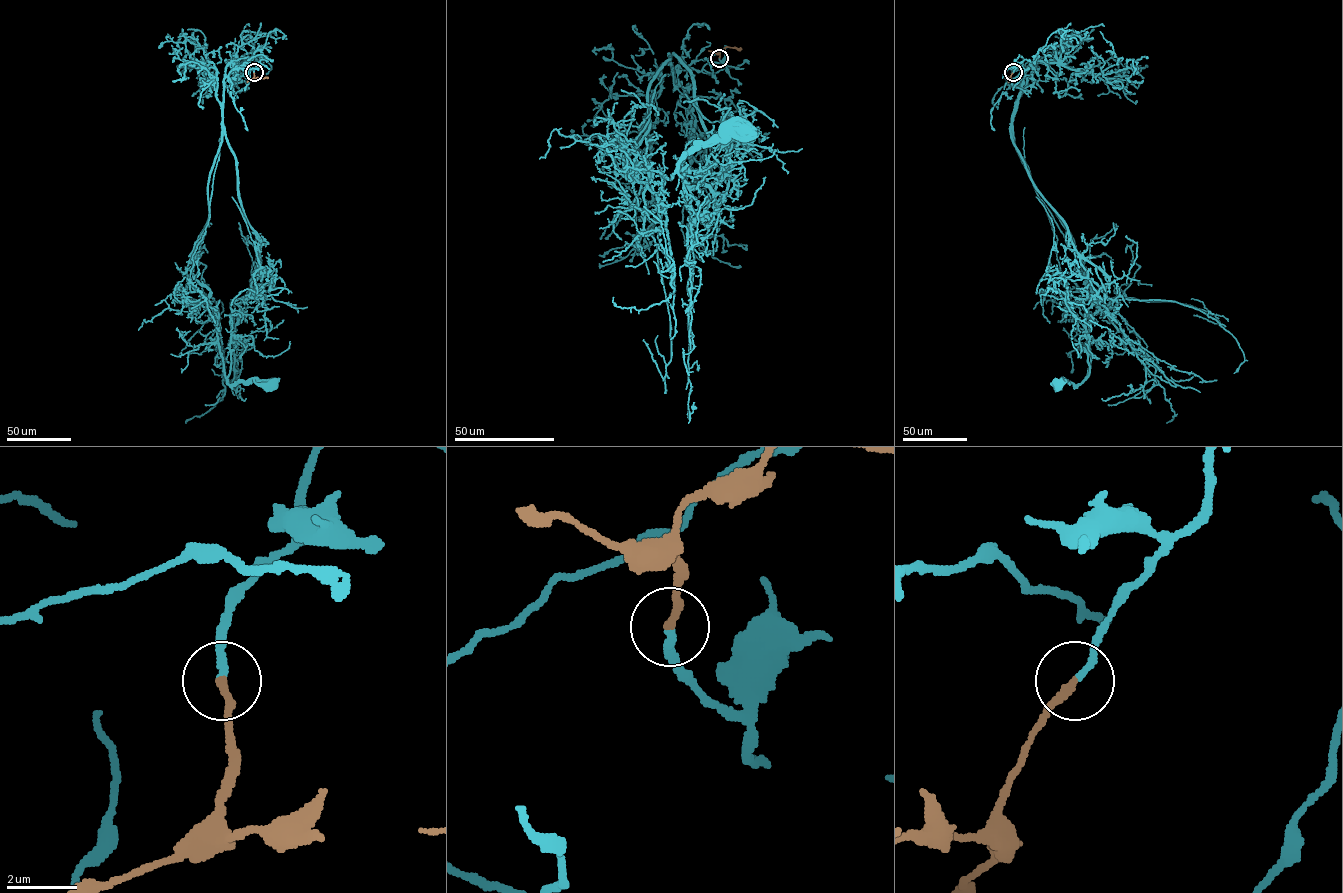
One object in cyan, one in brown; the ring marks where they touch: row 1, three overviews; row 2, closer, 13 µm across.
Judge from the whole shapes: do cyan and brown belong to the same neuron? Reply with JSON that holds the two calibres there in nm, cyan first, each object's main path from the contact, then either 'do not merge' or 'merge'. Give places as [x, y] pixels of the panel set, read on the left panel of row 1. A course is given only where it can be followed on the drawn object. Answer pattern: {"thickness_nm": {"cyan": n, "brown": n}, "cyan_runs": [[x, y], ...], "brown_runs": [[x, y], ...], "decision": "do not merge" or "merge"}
{"thickness_nm": {"cyan": 190, "brown": 220}, "cyan_runs": [[254, 72], [257, 63], [244, 62], [223, 81], [221, 144], [192, 271], [218, 317], [226, 382], [269, 385]], "brown_runs": [[254, 73], [254, 78], [268, 77]], "decision": "merge"}

